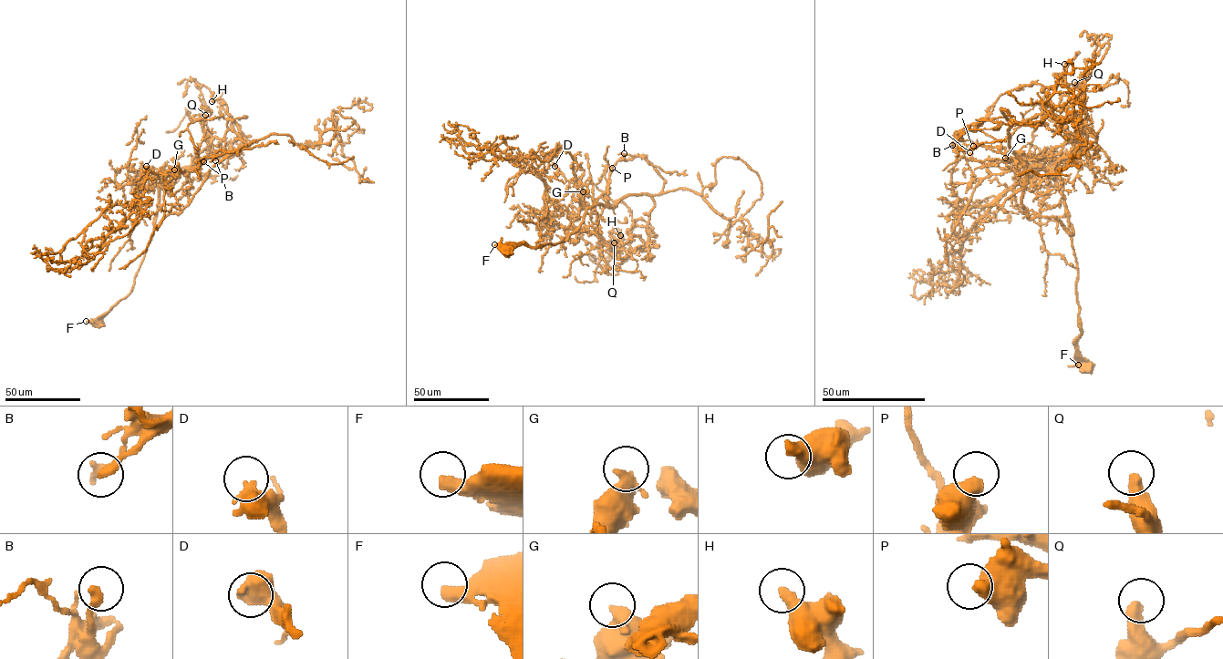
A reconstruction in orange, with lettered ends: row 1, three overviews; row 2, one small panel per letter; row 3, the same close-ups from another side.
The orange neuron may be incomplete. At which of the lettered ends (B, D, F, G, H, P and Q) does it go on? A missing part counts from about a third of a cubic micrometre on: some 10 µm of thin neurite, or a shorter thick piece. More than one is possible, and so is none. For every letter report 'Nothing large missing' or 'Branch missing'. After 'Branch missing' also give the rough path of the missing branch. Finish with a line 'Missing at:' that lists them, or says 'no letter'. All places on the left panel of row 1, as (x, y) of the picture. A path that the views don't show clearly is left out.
B: Nothing large missing
D: Nothing large missing
F: Nothing large missing
G: Nothing large missing
H: Nothing large missing
P: Nothing large missing
Q: Nothing large missing
Missing at: no letter

